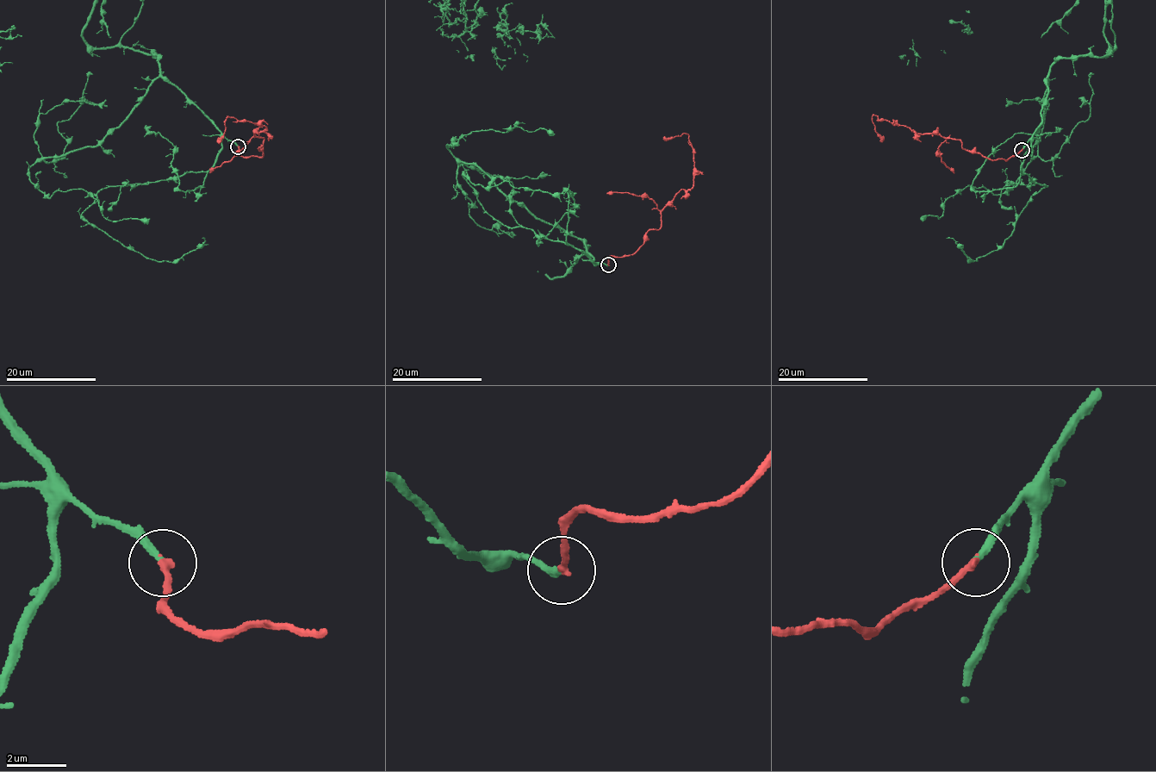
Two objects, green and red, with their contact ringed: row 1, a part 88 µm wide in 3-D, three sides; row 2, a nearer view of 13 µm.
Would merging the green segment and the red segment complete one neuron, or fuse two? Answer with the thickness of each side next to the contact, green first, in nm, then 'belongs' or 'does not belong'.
240 nm thick on the green side, 240 nm on the other; belongs

